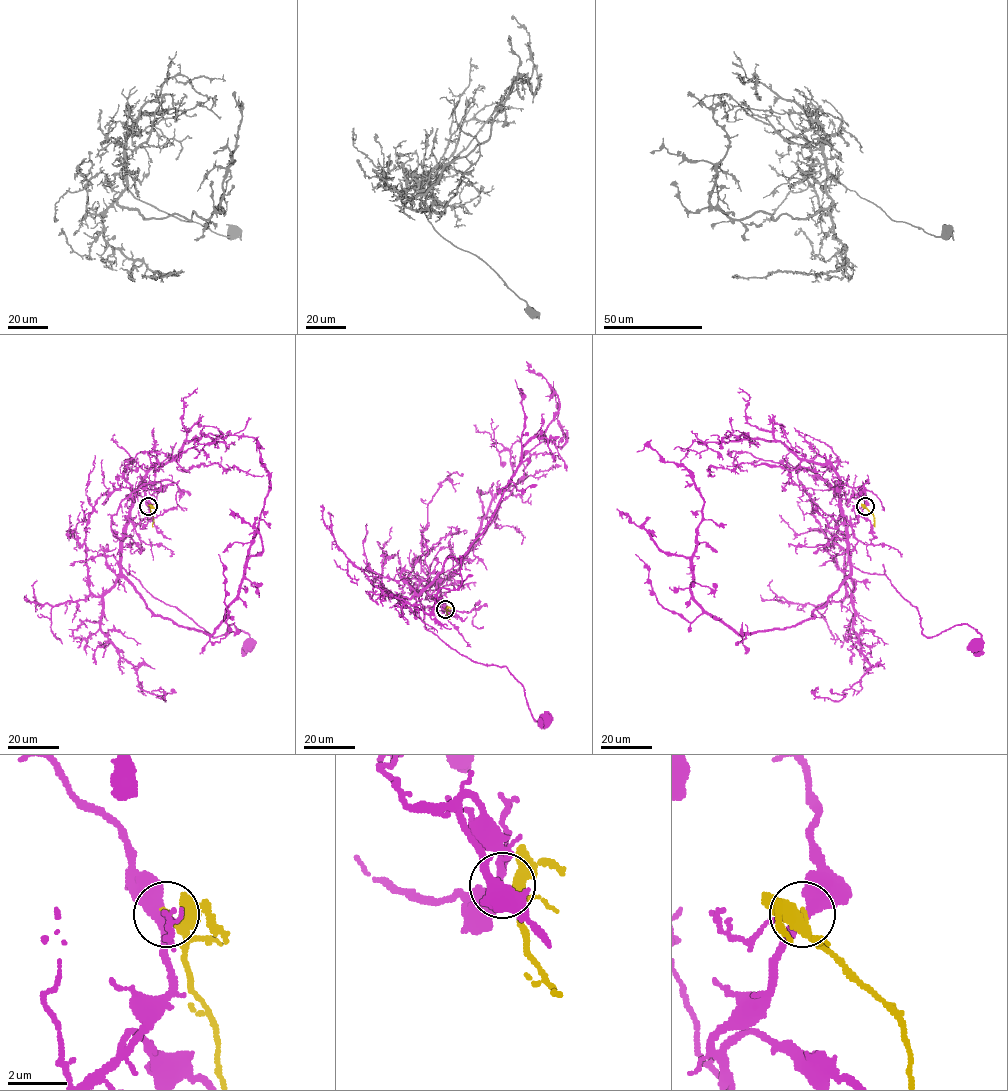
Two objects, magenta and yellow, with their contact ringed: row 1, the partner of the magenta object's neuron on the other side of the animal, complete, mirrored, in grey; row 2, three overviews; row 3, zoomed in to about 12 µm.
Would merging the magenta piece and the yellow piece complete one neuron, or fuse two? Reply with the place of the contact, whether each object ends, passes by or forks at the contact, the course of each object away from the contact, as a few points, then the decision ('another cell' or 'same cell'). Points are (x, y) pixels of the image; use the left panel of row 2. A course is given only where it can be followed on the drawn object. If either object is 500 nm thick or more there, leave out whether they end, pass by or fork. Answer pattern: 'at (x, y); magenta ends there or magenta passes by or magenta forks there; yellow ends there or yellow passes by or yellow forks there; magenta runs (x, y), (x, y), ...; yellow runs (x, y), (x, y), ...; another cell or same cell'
at (148, 506); magenta forks there; yellow passes by; magenta runs (148, 505), (139, 523), (128, 522), (121, 565), (154, 597), (213, 637), (233, 624), (249, 635), (249, 645); yellow runs (148, 505), (153, 527); another cell

